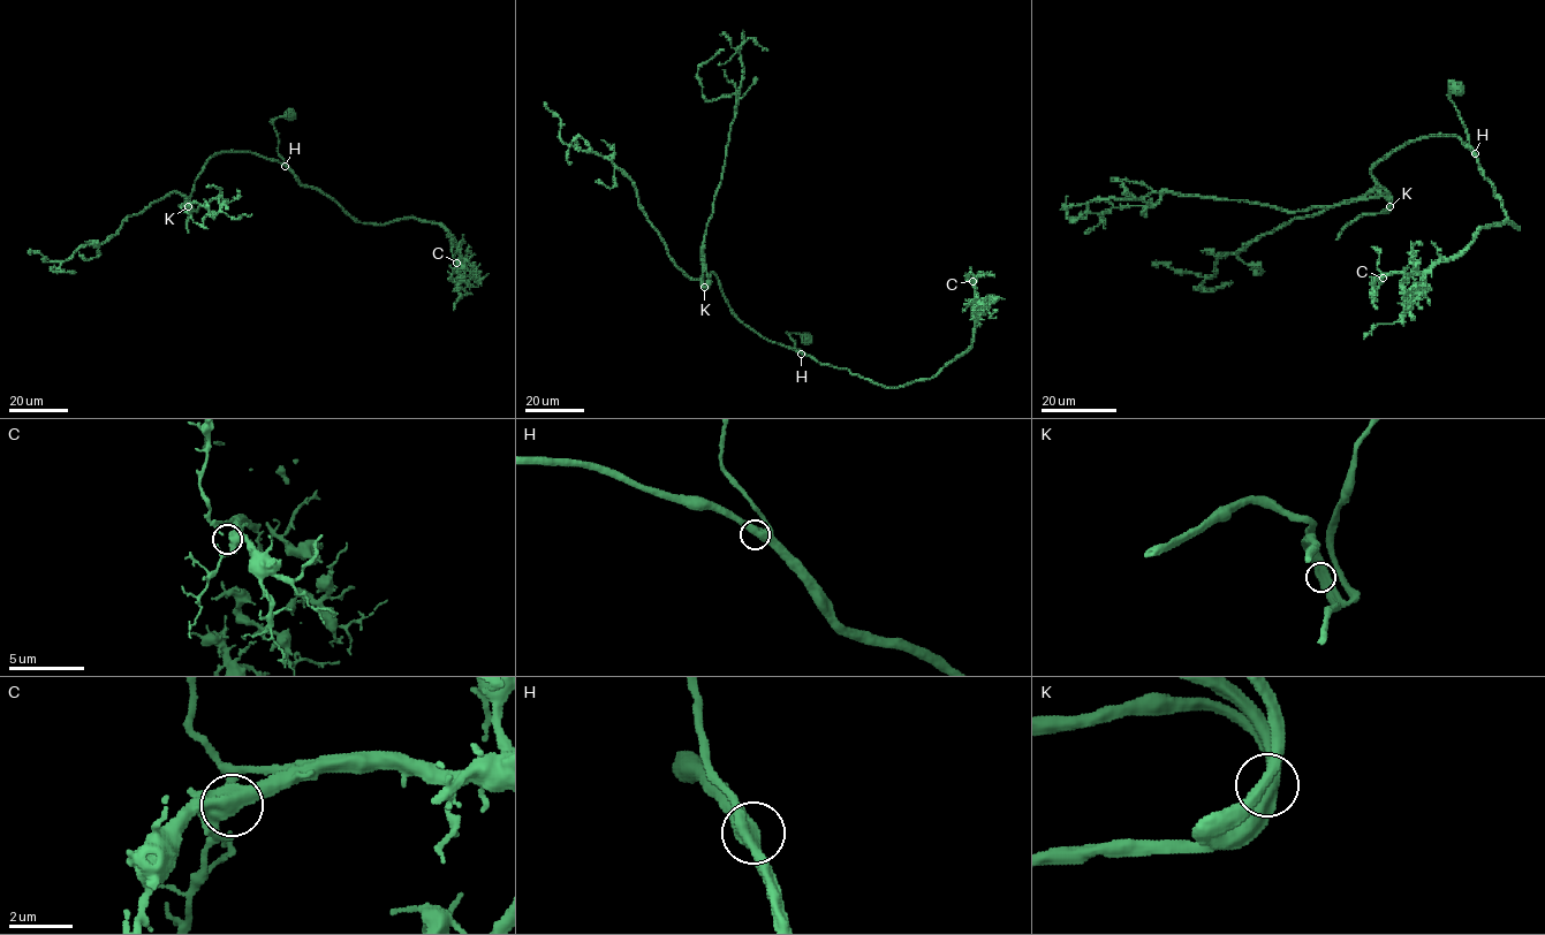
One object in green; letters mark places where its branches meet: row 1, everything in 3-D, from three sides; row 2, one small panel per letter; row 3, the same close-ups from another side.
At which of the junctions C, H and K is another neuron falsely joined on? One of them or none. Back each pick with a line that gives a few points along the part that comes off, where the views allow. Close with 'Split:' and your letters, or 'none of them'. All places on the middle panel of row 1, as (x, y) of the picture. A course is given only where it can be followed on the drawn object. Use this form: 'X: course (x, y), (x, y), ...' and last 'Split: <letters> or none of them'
K: course (704, 287), (702, 245), (720, 182), (736, 96), (706, 100), (698, 69), (724, 50)
Split: K

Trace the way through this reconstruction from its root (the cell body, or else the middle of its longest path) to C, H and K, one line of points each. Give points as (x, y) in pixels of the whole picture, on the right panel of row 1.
C: (1455, 86), (1448, 97), (1478, 170), (1519, 228), (1509, 221), (1484, 226), (1455, 255), (1421, 272), (1383, 278)
H: (1455, 86), (1455, 83), (1448, 90), (1448, 97), (1475, 153)
K: (1455, 86), (1448, 97), (1474, 152), (1455, 136), (1423, 137), (1393, 150), (1372, 168), (1390, 206)

